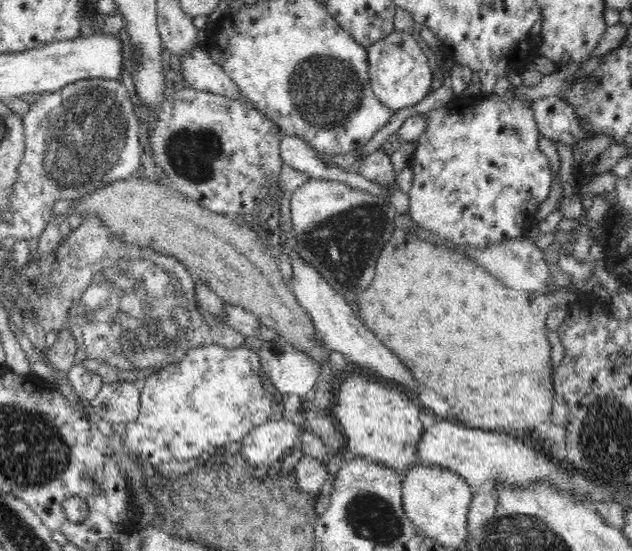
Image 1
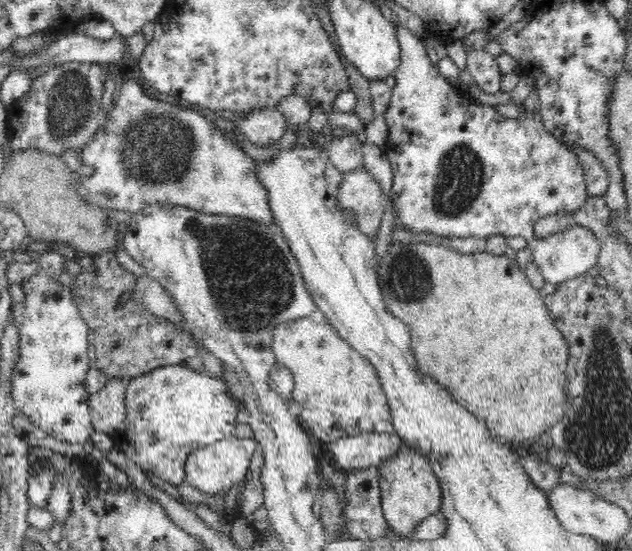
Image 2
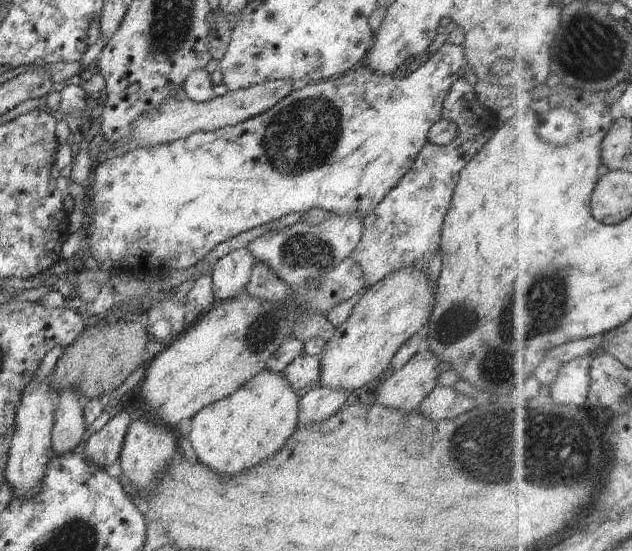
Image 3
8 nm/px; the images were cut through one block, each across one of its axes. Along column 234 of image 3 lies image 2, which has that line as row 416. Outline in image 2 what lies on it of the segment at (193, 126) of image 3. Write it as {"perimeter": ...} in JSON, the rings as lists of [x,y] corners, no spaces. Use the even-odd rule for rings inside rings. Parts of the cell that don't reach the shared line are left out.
{"perimeter":[[[111,378],[104,388],[89,395],[91,421],[96,432],[111,434],[119,430],[126,414],[127,384],[121,378]]]}

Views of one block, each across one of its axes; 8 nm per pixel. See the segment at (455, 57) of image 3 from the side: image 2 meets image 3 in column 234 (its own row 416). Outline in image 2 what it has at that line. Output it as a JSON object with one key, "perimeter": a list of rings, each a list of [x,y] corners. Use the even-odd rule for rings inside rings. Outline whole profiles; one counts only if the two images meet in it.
{"perimeter":[[[182,365],[161,366],[149,373],[129,380],[126,389],[126,414],[121,426],[124,444],[121,451],[145,472],[154,472],[162,480],[179,486],[186,478],[185,460],[193,451],[213,442],[234,436],[236,413],[240,405],[230,394],[223,379],[207,372]]]}

